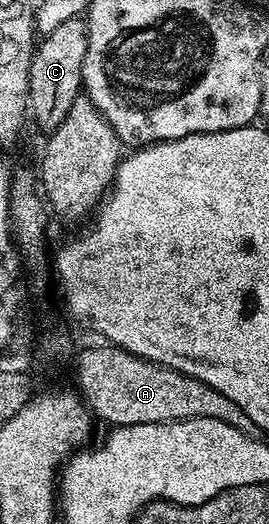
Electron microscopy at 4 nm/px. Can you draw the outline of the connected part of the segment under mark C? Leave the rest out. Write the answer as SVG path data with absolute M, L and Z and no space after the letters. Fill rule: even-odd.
M82 16L68 18L68 22L60 22L60 26L49 29L46 36L37 41L30 67L30 102L29 111L32 120L49 134L64 122L68 110L72 110L72 102L83 91L82 71L84 70L84 54L88 54L88 34L86 21Z

